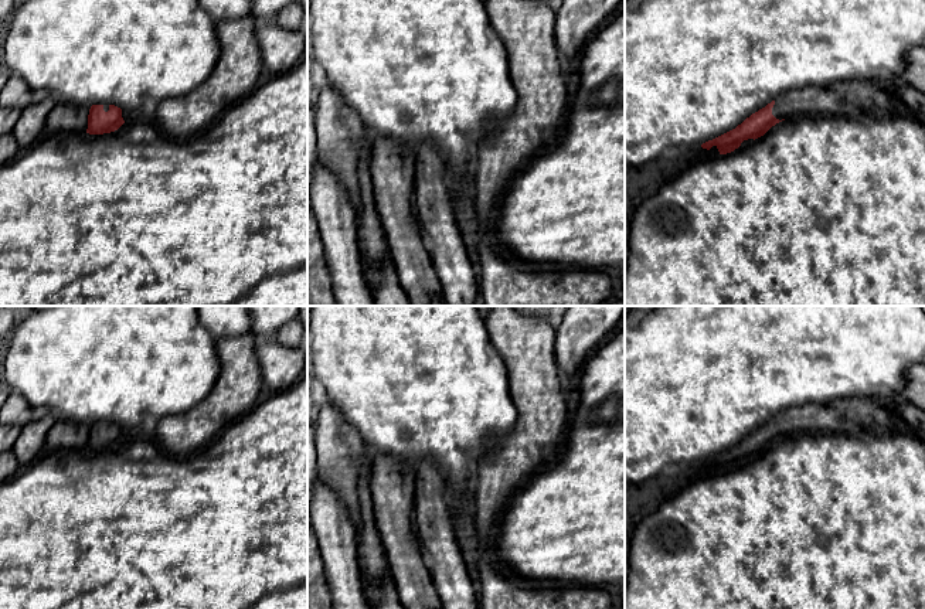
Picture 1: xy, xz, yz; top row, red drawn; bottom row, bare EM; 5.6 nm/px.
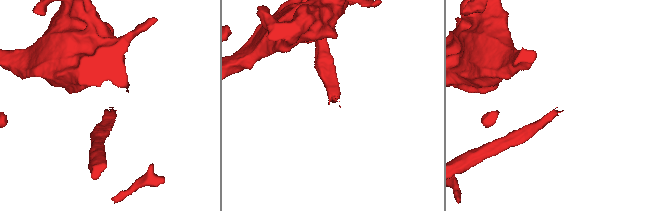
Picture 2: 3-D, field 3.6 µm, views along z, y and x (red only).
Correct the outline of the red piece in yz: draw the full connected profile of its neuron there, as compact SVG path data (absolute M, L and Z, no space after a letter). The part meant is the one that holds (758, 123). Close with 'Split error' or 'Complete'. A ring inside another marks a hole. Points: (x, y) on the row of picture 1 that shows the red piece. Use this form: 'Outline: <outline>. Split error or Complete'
Outline: M887 75L878 79L853 79L785 92L765 108L752 113L735 129L703 143L701 147L710 150L715 146L720 154L727 154L738 149L744 140L755 140L764 136L783 119L805 113L829 113L844 118L860 116L877 102L885 106L892 103L887 92L901 84L898 76Z. Split error

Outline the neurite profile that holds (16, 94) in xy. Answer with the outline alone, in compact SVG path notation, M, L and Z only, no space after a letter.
M8 74L0 89L0 108L25 109L44 99L44 92L28 86L17 74Z

